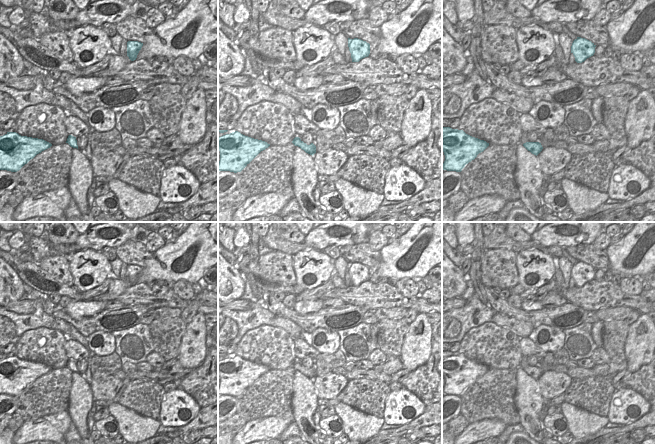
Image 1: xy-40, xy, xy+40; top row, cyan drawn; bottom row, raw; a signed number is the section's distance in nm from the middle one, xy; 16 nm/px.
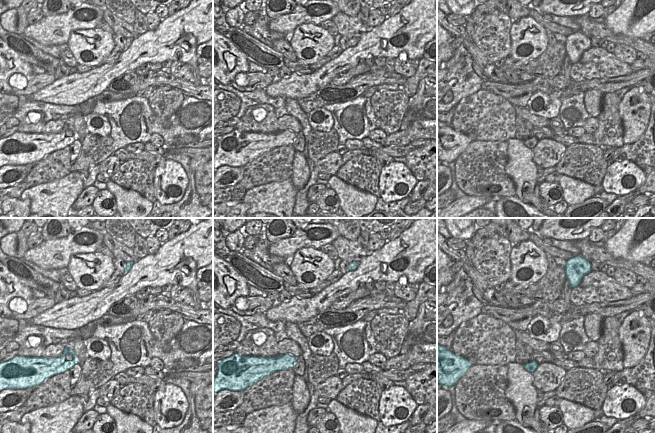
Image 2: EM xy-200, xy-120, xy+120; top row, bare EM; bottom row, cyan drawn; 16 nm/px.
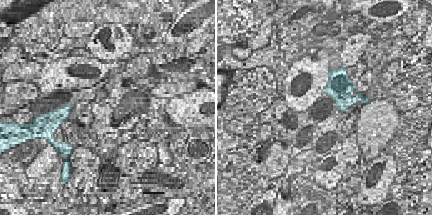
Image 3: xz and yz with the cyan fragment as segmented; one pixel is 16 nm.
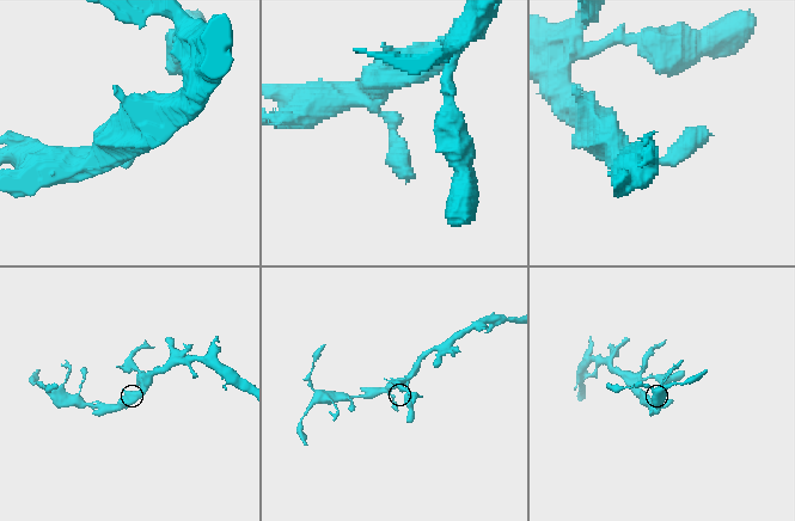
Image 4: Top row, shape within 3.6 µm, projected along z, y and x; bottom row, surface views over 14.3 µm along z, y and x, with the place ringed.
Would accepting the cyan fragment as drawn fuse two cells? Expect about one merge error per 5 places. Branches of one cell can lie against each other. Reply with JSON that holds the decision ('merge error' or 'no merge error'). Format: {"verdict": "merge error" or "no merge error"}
{"verdict": "no merge error"}

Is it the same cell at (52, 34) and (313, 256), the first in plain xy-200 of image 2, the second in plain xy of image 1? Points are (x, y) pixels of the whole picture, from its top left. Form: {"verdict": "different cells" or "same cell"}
{"verdict": "different cells"}

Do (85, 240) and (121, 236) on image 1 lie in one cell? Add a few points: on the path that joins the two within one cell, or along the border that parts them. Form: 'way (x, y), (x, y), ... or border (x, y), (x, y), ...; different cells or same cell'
way (94, 240), (112, 239); same cell

